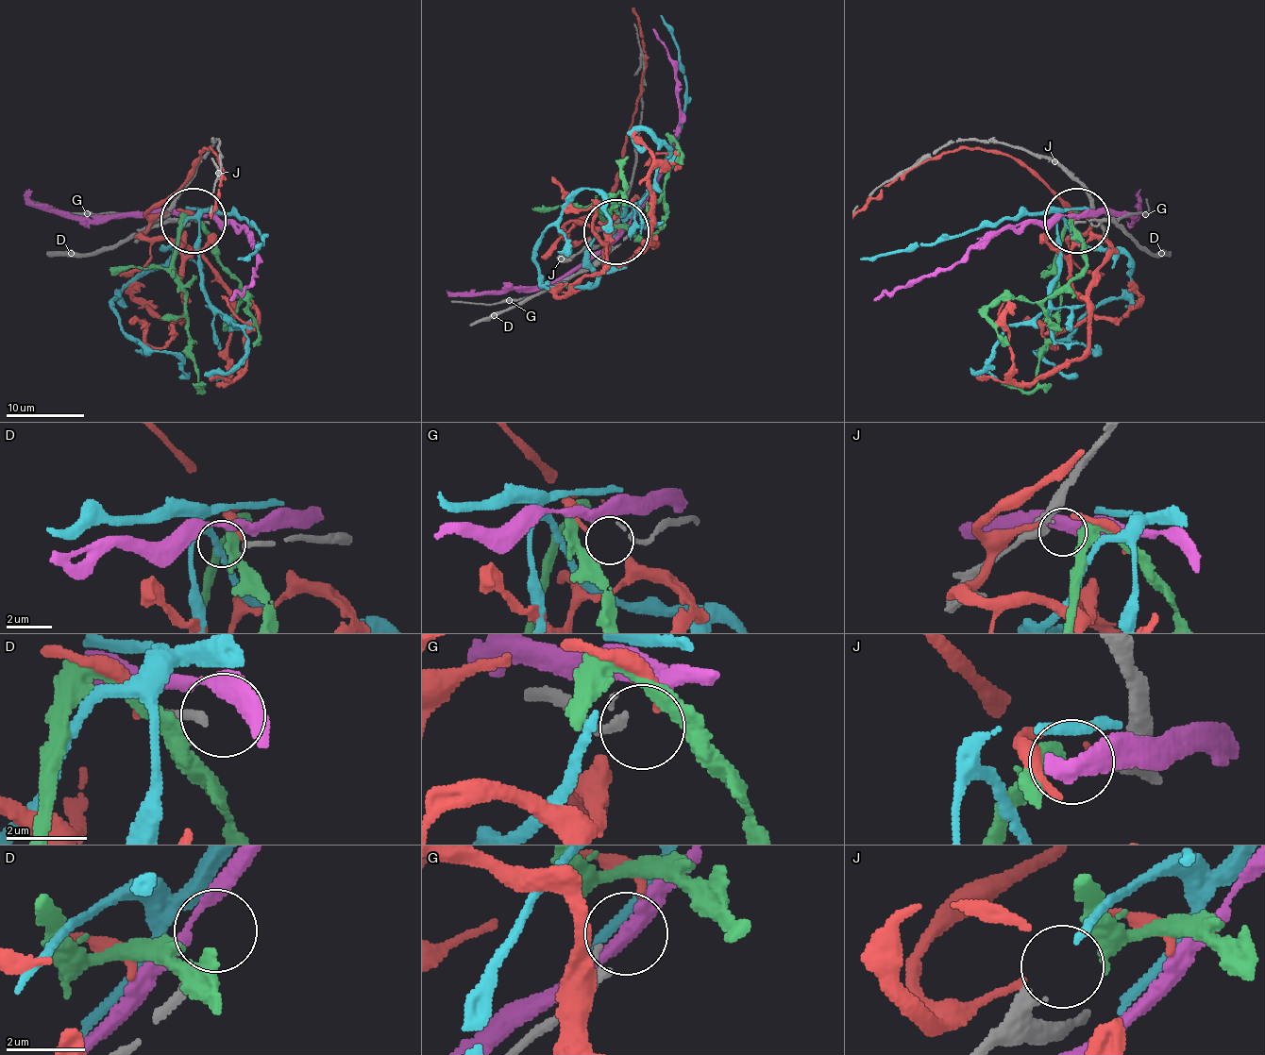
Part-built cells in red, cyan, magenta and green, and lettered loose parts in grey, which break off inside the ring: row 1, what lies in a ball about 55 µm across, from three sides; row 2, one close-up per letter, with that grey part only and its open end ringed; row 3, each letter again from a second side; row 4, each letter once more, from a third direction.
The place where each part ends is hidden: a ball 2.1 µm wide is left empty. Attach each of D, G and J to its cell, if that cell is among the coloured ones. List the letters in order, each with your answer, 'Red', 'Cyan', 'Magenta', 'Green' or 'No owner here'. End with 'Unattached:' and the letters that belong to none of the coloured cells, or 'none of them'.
D: No owner here
G: Red
J: Green
Unattached: D

